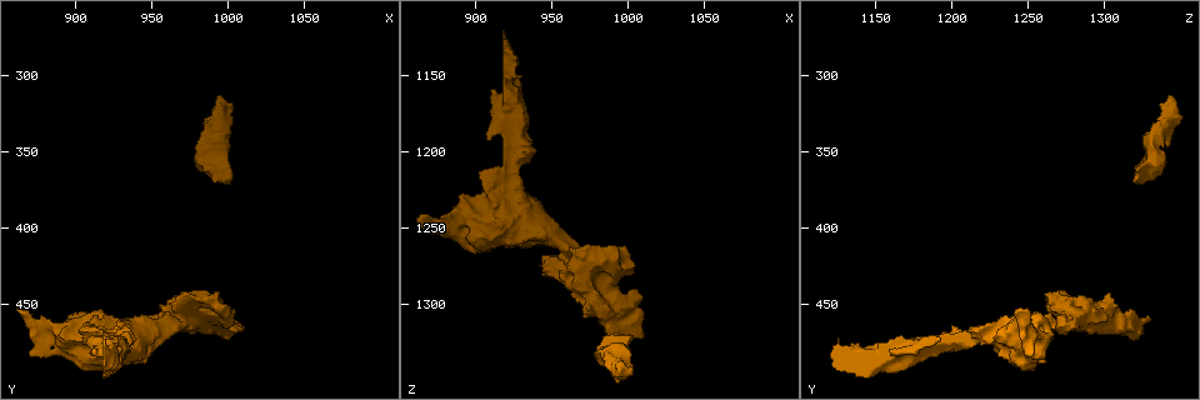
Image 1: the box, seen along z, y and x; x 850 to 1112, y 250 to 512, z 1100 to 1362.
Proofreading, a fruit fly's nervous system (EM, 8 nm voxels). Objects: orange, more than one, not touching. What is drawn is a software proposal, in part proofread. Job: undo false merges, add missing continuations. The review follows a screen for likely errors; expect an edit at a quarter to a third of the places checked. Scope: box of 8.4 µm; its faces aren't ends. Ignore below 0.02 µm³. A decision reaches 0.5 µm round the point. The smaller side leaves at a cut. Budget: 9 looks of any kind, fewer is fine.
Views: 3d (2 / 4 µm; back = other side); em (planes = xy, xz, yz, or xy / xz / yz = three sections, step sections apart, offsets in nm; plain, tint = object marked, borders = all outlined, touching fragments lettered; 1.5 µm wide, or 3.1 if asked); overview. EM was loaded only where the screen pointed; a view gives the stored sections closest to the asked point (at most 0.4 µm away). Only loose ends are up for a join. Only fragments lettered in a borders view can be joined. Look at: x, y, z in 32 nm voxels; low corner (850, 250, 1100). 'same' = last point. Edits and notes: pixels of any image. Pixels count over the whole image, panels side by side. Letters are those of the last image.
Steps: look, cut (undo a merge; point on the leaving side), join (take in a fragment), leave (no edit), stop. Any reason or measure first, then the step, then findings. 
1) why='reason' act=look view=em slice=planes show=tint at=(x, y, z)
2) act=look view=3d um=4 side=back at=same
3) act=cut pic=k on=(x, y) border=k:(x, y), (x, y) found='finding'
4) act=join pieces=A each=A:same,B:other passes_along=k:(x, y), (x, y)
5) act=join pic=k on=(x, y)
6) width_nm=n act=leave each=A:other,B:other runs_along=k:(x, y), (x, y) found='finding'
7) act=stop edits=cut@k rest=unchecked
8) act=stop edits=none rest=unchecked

why='branch point' act=look view=em slice=planes show=plain at=(928, 476, 1190)

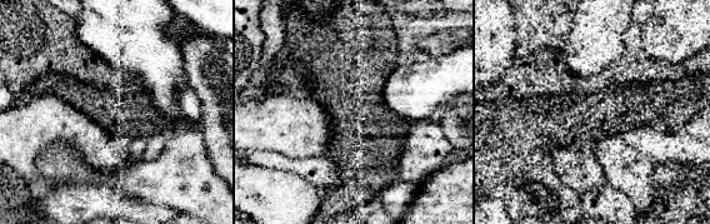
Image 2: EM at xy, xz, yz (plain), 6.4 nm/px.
why='what lies round it' act=look view=em slice=planes show=borders at=same

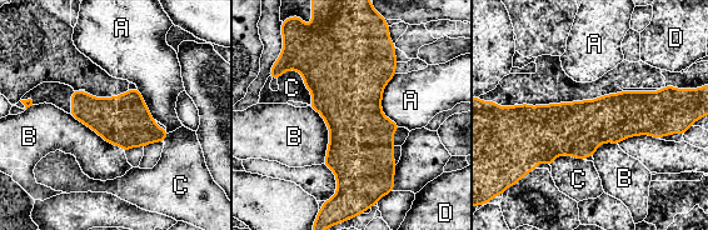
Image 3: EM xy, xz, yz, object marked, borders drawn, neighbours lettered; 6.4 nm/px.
act=leave each=A:other,B:other,C:other,D:other border=3:(395, 74), (382, 111), (402, 126) found='all the same neuron'

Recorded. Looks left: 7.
why='free end' act=look view=3d um=4 at=(920, 492, 1122)

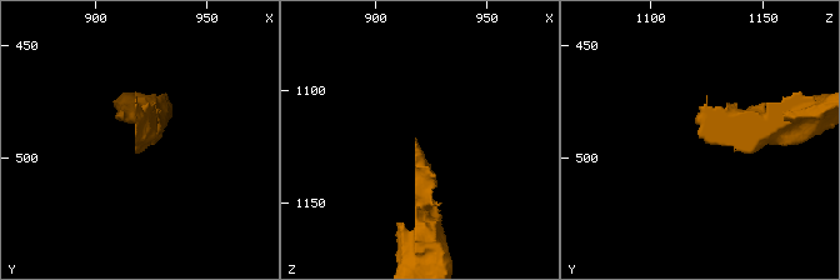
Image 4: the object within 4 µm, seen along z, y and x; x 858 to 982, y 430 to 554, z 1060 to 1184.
act=look view=em um=3.1 slice=planes show=borders at=(918, 492, 1123)

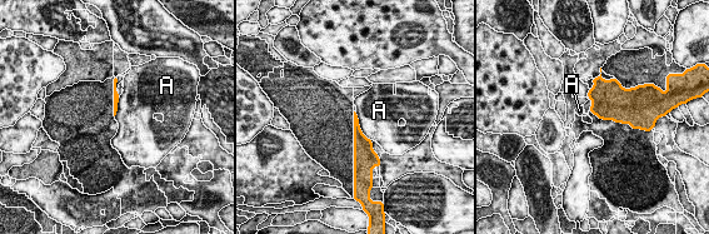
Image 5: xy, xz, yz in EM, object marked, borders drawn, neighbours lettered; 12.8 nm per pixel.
longest_contact=A:420nm act=leave each=A:other found='none of them fits'

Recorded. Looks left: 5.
why='calibre changes' act=look view=3d um=2 at=(988, 462, 1304)

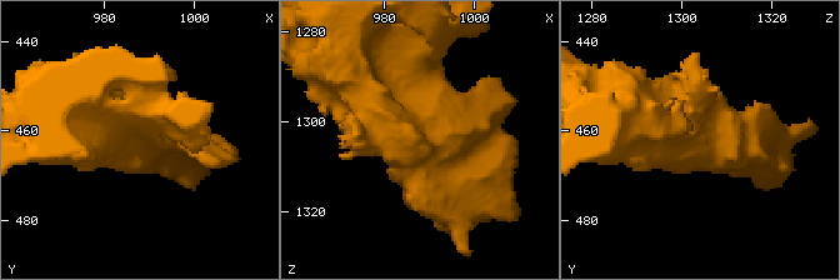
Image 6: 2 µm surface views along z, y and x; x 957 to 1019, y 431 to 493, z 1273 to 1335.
act=look view=em slice=planes show=borders at=(988, 462, 1305)

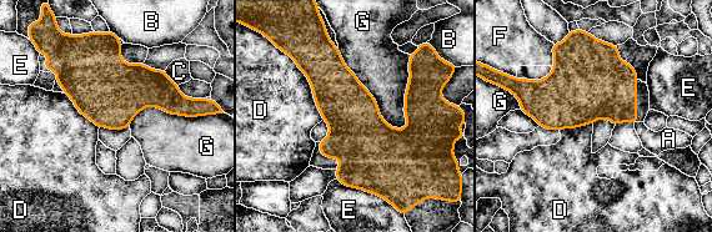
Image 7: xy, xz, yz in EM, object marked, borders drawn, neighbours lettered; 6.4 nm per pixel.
longest_contact=G:650nm act=leave each=A:other,B:other,C:other,D:other,E:other,F:other,G:other border=7:(337, 49), (379, 114), (404, 129) found='one neuron here'

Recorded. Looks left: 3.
why='an open end' act=look view=em slice=planes show=plain at=(1002, 364, 1322)

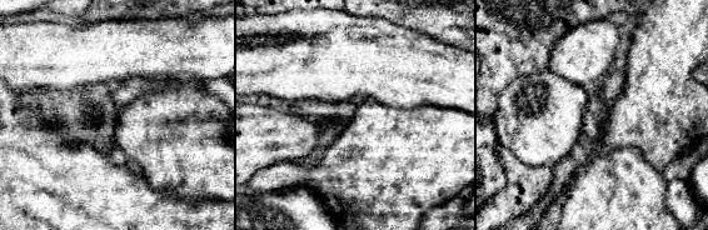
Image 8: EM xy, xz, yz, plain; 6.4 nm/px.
why='what lies round it' act=look view=em slice=planes show=borders at=same

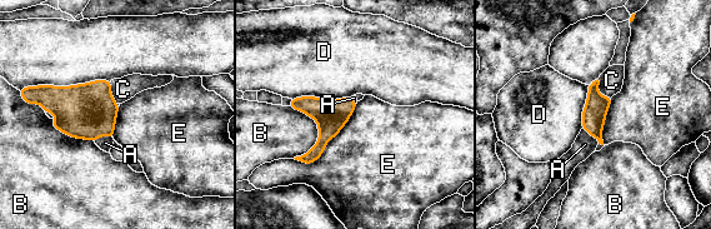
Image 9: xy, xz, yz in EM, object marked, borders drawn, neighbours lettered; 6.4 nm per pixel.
longest_contact=E:550nm act=join pieces=A each=A:same,B:other,C:other,D:other,E:other passes_along=9:(86, 111), (103, 135), (105, 143) found='the neuron continues'

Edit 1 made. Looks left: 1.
act=stop edits=join@9 rest=unchecked

